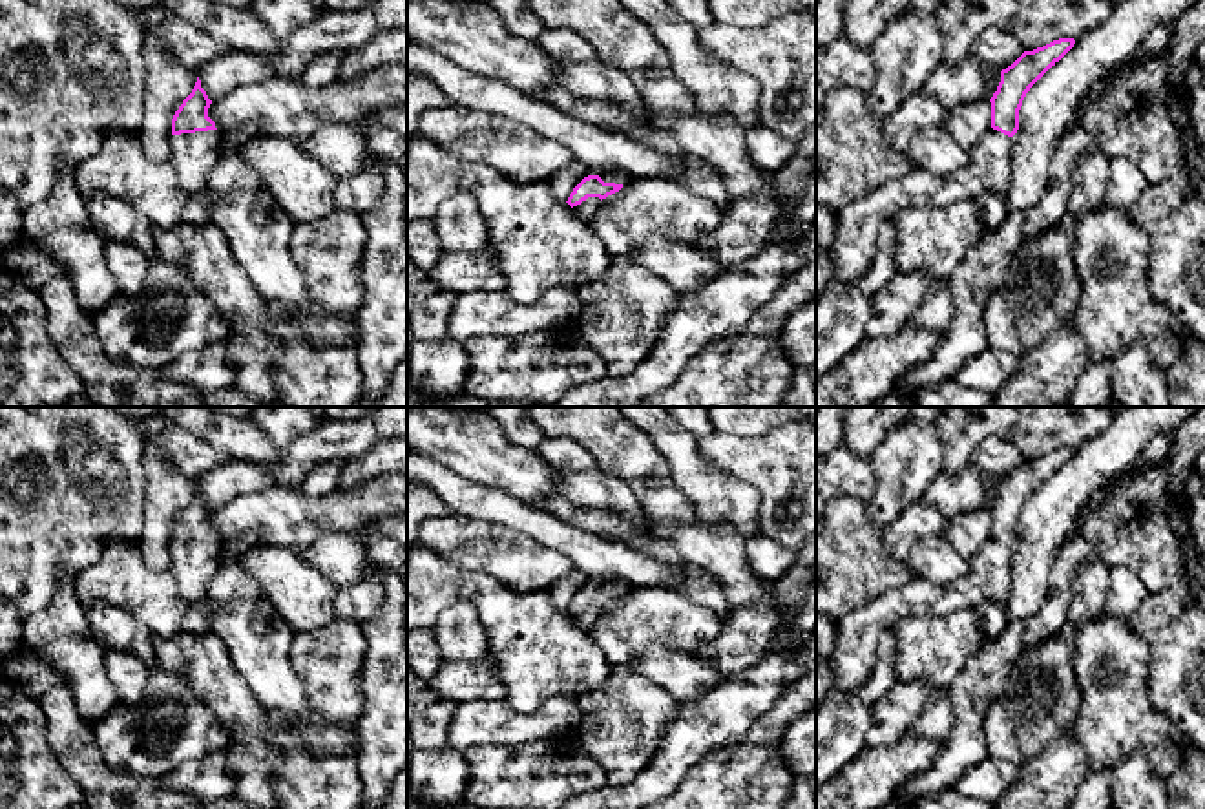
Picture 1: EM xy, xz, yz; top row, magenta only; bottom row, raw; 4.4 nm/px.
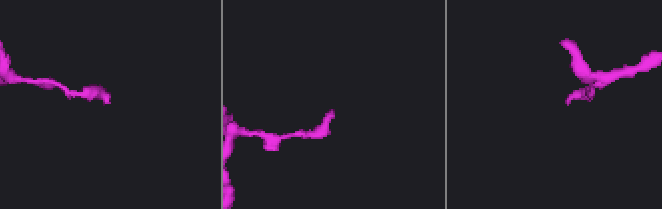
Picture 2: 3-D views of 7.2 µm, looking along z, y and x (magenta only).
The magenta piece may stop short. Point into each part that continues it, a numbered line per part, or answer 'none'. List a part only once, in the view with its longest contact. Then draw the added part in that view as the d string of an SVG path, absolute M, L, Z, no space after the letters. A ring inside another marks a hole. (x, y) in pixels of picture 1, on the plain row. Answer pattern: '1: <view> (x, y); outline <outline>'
1: xy (194, 565); outline M219 539L172 544L170 553L179 595L188 606L204 601L219 566Z

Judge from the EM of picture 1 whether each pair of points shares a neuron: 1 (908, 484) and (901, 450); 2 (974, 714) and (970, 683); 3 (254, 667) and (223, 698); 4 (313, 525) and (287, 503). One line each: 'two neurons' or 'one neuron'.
1: one neuron
2: one neuron
3: two neurons
4: one neuron

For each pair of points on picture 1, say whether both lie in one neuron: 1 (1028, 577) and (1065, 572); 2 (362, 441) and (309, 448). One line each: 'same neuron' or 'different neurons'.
1: different neurons
2: same neuron

